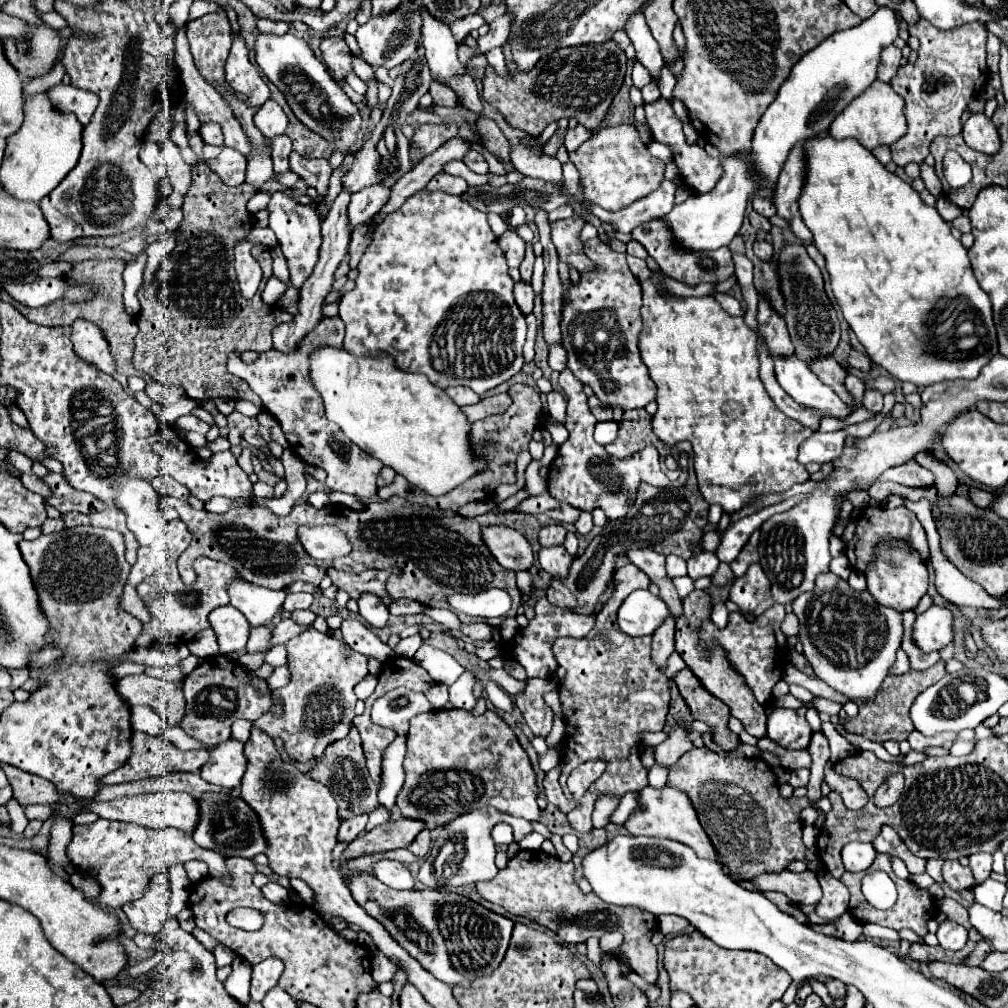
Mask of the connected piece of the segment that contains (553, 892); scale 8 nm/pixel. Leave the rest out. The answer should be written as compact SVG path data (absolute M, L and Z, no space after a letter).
M519 850L495 880L477 882L475 888L483 900L503 906L513 916L529 918L553 930L565 944L585 942L589 936L601 938L607 932L619 930L623 934L623 944L611 950L611 954L625 956L633 972L654 984L657 981L657 948L651 944L651 936L657 932L655 916L631 906L605 904L595 892L583 894L573 880L573 872L573 862L561 862L557 856L549 856L543 850Z

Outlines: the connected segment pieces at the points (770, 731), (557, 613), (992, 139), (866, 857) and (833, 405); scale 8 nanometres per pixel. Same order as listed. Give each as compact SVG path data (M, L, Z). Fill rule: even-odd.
M775 708L767 720L767 736L789 750L803 750L811 740L811 726L803 716L797 716L795 710Z
M541 598L535 606L535 618L529 620L529 626L521 628L519 634L511 642L515 658L527 670L529 678L549 678L549 674L553 674L557 670L557 660L551 650L553 642L561 636L583 638L593 630L593 624L595 624L595 616L591 616L591 614L577 616L577 612L565 612L563 608L553 608L545 598Z
M973 114L963 128L965 144L983 154L995 154L999 150L997 126L985 114Z
M849 842L843 848L845 870L849 870L849 872L865 872L873 864L875 856L877 856L877 852L875 852L873 844L869 844L869 842Z
M793 356L781 360L775 358L775 376L781 388L801 406L815 408L823 416L831 416L835 420L847 420L851 414L849 406L841 402L841 398L825 386L801 360Z

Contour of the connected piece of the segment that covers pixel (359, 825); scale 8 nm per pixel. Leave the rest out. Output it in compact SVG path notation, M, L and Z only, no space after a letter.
M361 814L361 816L355 816L353 820L343 820L341 826L339 826L339 834L337 834L337 844L341 842L353 842L363 830L365 830L365 824L367 824L367 814Z

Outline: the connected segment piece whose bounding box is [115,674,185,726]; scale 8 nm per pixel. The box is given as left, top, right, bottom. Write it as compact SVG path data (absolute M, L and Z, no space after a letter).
M135 674L117 680L115 688L127 704L151 706L171 726L175 726L185 714L183 692L173 682L149 678L147 674Z

